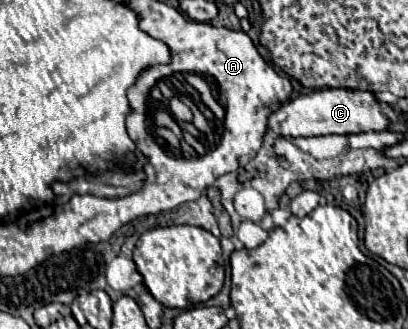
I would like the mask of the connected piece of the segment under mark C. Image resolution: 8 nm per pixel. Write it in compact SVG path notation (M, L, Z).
M317 90L307 96L301 96L293 102L281 104L277 112L269 116L269 128L279 136L327 136L327 134L357 134L357 132L375 132L391 126L391 120L381 112L379 100L373 92L365 90Z

